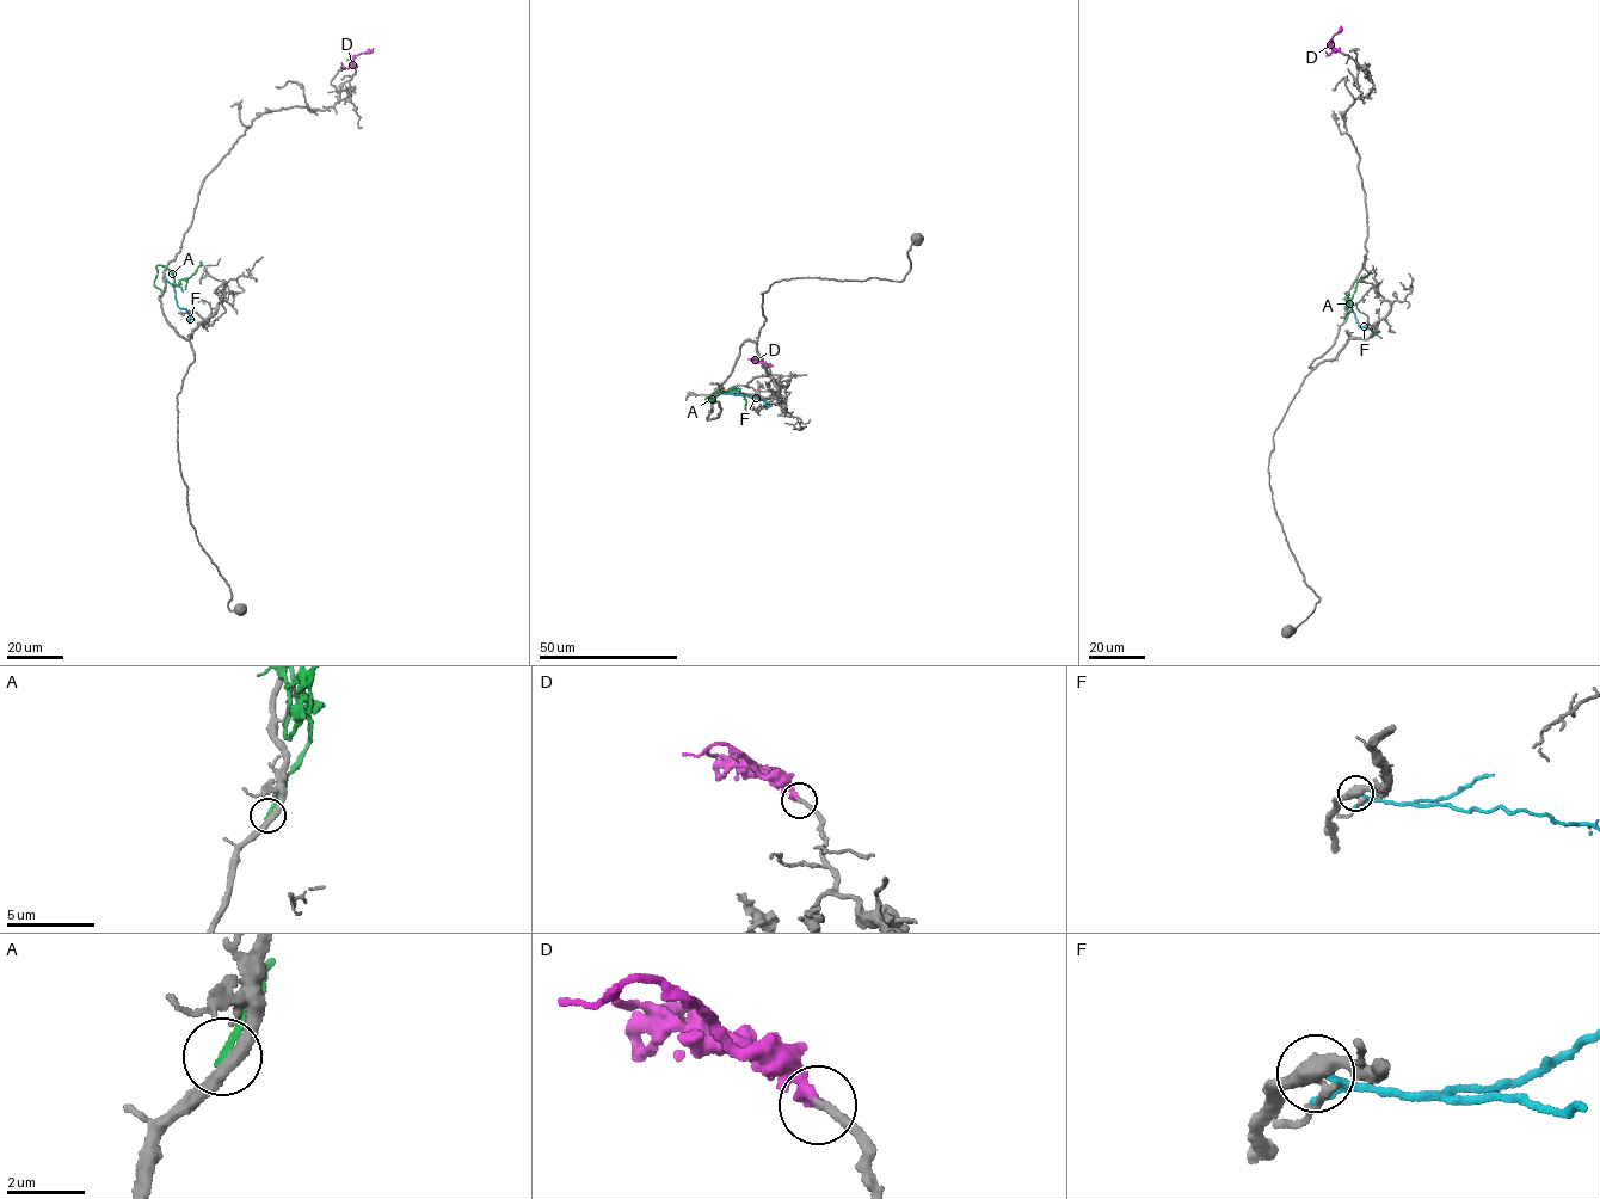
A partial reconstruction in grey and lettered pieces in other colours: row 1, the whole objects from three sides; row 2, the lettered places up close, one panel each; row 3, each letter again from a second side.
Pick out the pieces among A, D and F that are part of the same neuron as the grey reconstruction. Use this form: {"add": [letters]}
{"add": ["D"]}

